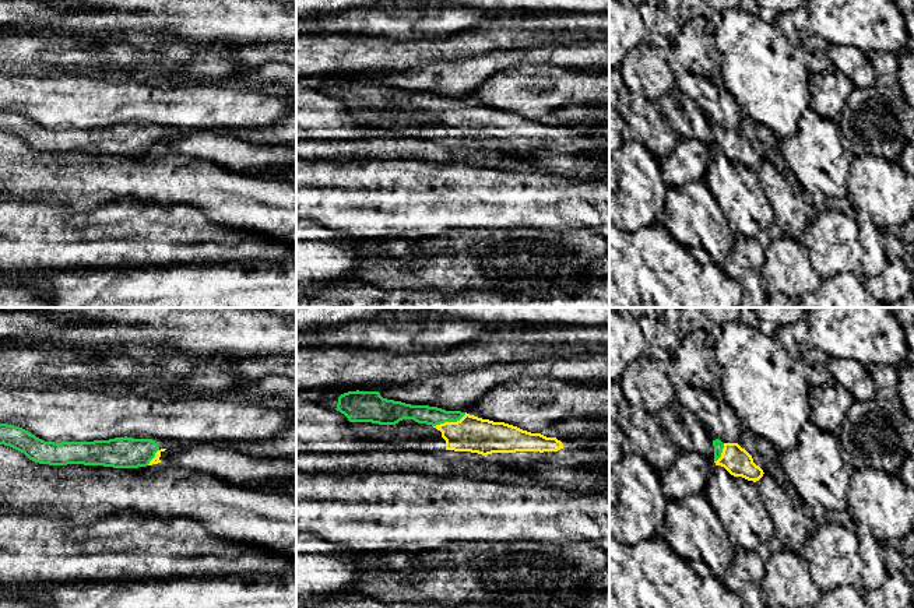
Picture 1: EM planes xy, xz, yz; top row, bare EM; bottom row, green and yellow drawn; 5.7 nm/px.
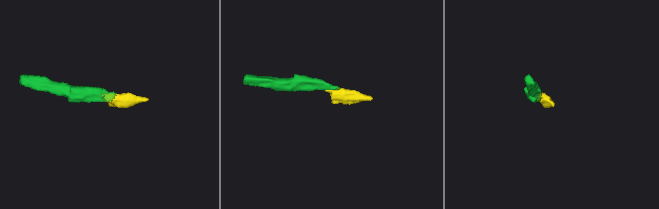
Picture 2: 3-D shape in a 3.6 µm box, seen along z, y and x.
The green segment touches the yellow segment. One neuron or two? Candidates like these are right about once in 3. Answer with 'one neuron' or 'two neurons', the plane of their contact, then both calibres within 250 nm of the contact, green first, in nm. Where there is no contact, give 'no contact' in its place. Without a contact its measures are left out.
one neuron | xz | 110/200 nm

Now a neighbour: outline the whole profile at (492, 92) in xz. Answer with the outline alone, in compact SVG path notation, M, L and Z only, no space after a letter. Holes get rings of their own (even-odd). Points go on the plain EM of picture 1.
M521 64L488 78L467 101L541 120L565 106L609 105L609 73Z

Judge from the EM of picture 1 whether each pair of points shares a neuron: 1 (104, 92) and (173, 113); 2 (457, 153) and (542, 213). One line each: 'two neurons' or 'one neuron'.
1: one neuron
2: two neurons

